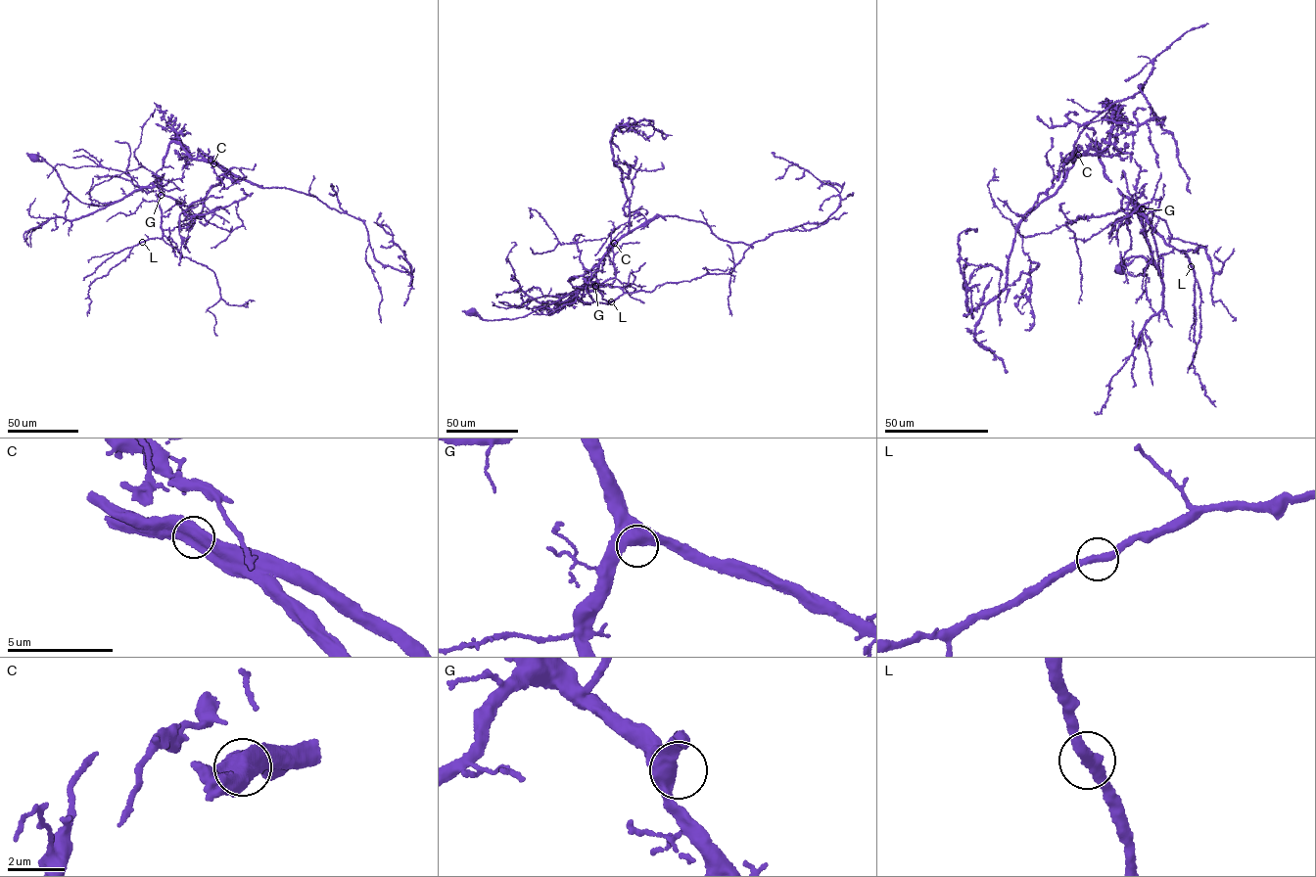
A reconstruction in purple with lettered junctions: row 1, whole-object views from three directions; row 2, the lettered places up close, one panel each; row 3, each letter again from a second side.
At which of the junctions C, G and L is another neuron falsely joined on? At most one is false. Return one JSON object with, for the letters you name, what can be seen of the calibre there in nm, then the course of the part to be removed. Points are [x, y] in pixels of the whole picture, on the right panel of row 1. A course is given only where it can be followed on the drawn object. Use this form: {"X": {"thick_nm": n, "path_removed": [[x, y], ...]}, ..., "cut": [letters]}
{"C": {"thick_nm": 750, "path_removed": [[1078, 155], [1090, 149], [1104, 152], [1107, 150], [1117, 111], [1110, 105], [1098, 103]]}, "cut": ["C"]}

